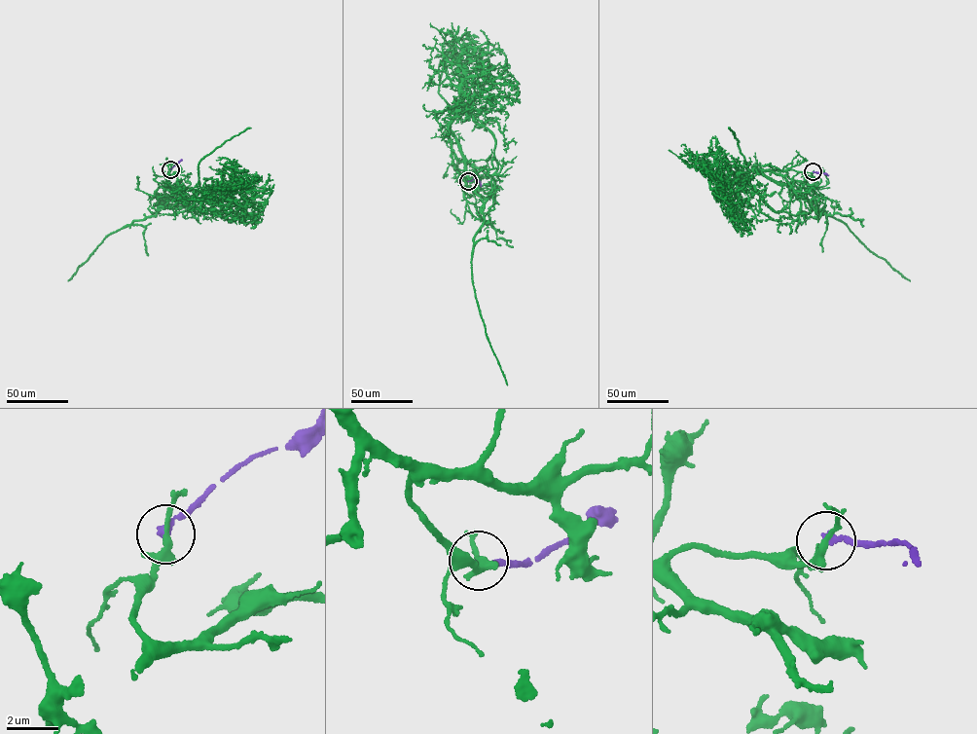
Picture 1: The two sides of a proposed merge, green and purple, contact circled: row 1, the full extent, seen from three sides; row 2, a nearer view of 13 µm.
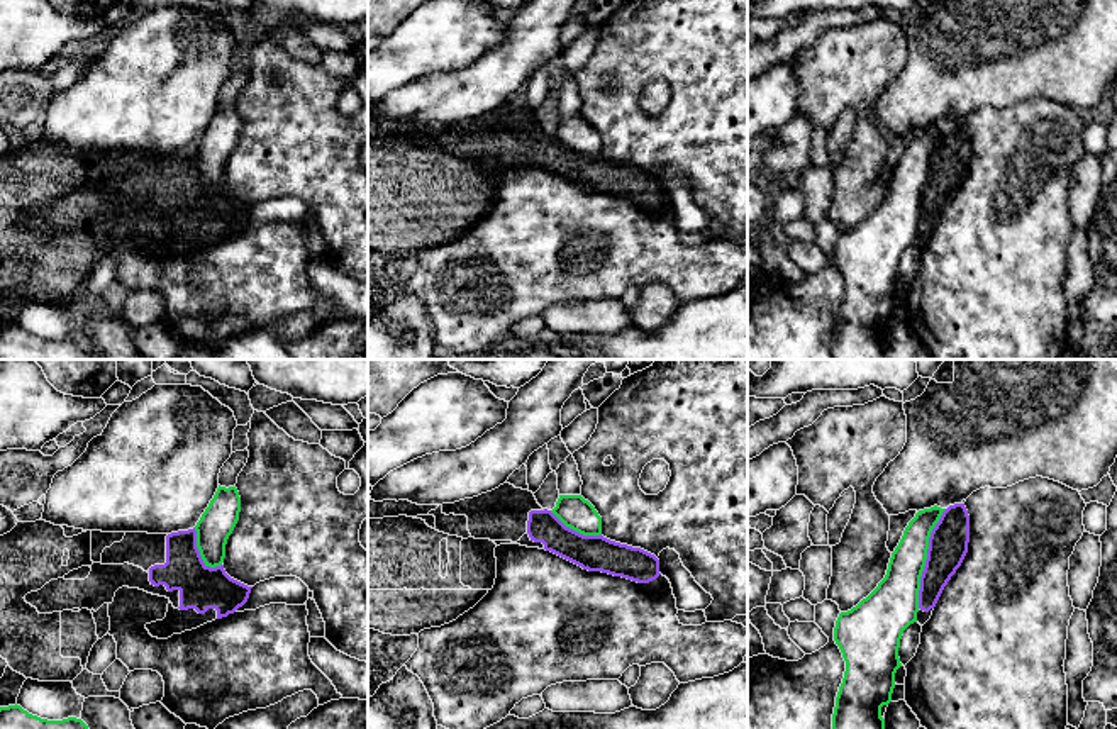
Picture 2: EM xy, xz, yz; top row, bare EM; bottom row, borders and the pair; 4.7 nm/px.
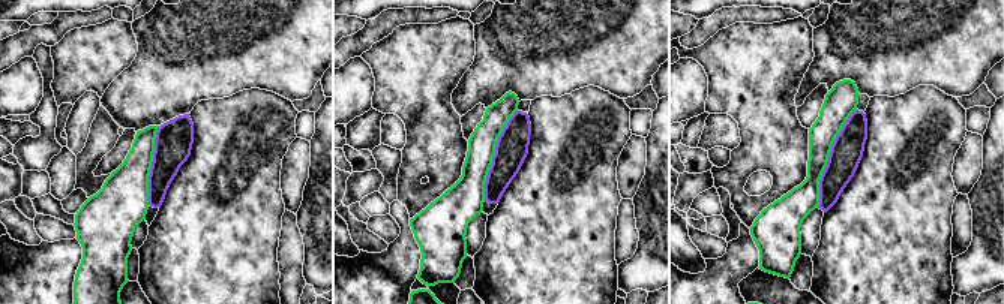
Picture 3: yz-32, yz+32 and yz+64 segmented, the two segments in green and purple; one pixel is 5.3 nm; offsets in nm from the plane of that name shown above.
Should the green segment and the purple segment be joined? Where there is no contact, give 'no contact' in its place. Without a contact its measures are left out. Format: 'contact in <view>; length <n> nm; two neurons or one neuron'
contact in yz; length 500 nm; two neurons

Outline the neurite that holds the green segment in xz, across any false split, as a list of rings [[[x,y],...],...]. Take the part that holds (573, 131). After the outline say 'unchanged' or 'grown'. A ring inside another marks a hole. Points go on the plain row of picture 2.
[[[559,115],[551,131],[566,147],[583,156],[602,154],[602,137],[581,115]]]; unchanged

